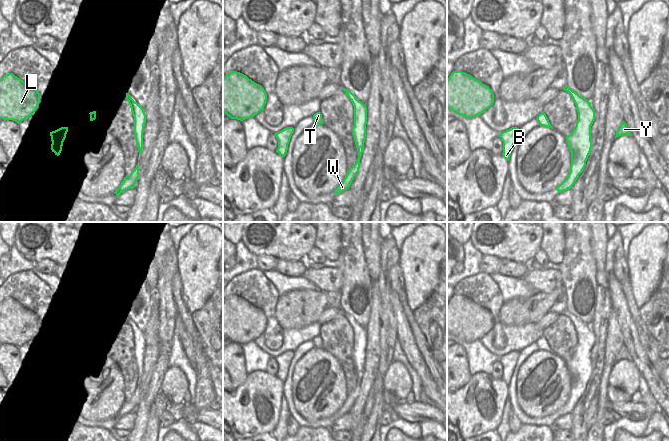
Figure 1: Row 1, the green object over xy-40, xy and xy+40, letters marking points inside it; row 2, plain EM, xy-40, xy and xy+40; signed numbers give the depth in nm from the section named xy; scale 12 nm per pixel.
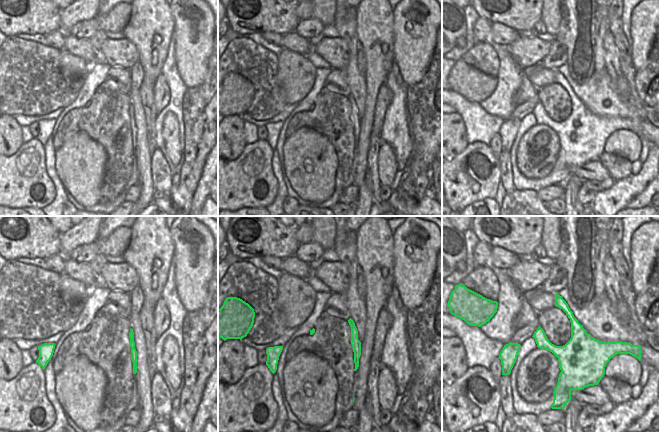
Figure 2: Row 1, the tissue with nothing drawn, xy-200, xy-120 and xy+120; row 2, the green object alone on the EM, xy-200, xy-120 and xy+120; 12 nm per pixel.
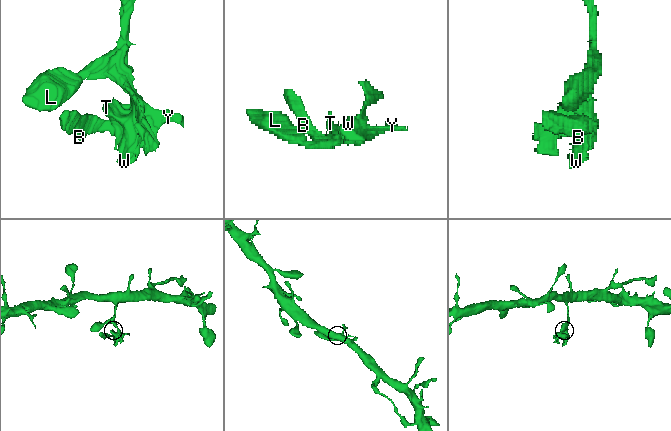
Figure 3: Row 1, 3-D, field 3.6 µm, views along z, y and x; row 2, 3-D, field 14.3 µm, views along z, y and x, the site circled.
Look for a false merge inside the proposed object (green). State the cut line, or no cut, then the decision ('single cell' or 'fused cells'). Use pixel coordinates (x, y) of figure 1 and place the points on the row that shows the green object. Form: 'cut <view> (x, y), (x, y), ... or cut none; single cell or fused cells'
cut xy+40 (580, 96), (574, 101); fused cells

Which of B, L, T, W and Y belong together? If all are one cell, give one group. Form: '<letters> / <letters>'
B T W Y / L

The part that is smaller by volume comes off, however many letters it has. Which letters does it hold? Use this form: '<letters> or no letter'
B, T, W, Y

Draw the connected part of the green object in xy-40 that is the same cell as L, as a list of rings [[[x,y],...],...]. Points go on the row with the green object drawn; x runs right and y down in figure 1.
[[[8,73],[0,79],[0,118],[20,123],[27,120],[40,102],[39,91]]]

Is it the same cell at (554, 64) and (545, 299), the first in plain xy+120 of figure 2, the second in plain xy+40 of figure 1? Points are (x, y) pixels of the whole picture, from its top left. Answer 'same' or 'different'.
same

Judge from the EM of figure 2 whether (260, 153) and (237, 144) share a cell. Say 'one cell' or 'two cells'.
two cells

